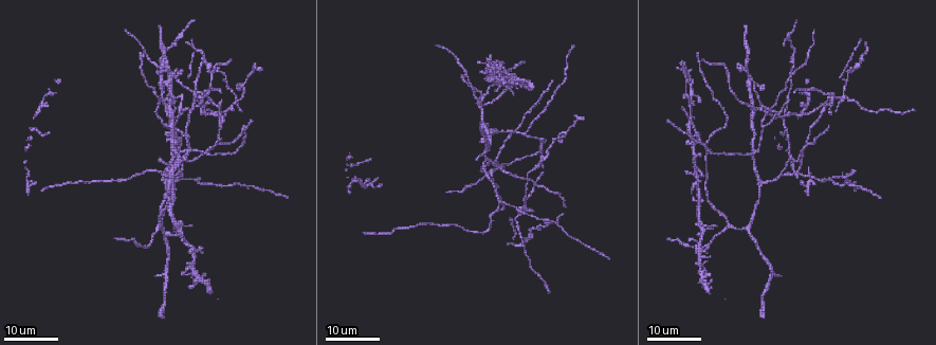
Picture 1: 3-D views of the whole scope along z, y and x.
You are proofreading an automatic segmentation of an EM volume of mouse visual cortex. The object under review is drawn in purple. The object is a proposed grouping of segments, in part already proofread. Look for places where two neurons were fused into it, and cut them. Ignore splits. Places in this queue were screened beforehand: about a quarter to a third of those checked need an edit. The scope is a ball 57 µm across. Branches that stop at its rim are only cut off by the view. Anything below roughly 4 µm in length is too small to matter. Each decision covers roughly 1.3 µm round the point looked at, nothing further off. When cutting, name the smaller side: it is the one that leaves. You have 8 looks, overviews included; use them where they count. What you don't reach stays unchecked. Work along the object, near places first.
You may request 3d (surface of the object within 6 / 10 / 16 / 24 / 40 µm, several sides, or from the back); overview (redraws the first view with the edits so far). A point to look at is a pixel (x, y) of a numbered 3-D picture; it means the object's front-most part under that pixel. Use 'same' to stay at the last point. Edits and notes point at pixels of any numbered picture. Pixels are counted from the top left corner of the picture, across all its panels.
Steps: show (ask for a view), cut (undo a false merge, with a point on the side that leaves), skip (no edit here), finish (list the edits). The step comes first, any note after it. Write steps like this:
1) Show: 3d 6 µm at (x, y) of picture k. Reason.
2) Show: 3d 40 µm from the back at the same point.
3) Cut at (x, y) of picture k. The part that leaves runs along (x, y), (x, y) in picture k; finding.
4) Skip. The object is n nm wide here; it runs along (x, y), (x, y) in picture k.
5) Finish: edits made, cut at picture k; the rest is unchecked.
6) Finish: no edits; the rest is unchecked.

Show: 3d 24 µm at (502, 201) of picture 1. Three arms meet.

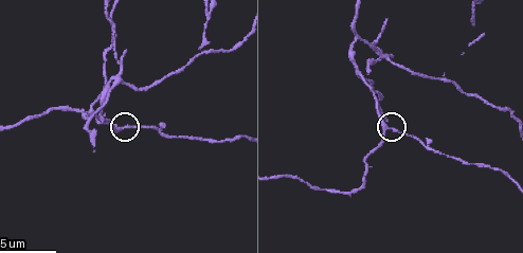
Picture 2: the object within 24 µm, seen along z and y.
Show: 3d 6 µm at (387, 127) of picture 2. Zoom in.

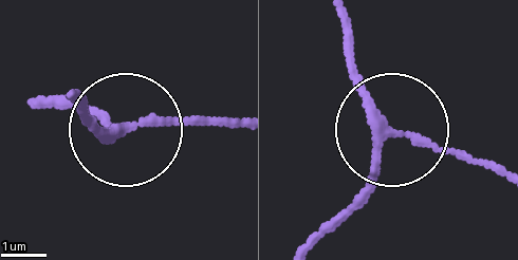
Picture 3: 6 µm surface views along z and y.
Skip. The object is 200 nm wide here; it runs along (356, 67), (387, 127), (501, 168) in picture 3; continuous, no second neuron.

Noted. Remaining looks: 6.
Show: 3d 16 µm at (500, 131) of picture 1. Three-way junction.

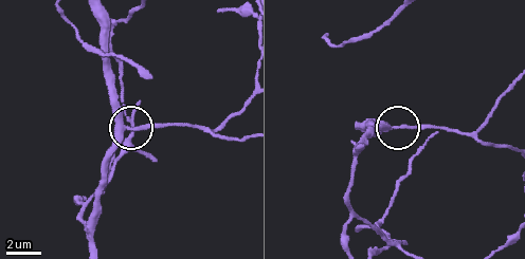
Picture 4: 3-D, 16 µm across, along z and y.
Show: 3d 6 µm at (124, 127) of picture 4. Closer look.

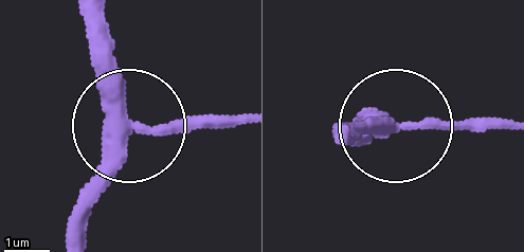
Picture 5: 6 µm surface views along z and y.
Skip. The object is 340 nm wide here; it runs along (88, 238), (96, 181), (126, 124), (104, 11) in picture 5; all the same neuron.

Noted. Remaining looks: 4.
Show: 3d 16 µm at (756, 153) of picture 1. Arms part here.

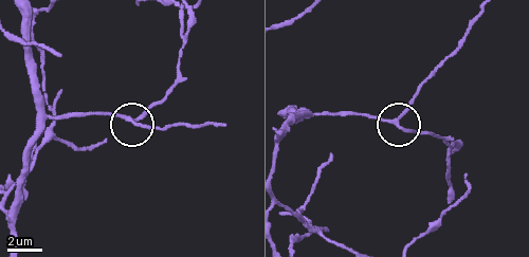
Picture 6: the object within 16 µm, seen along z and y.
Show: 3d 10 µm at (399, 124) of picture 6.

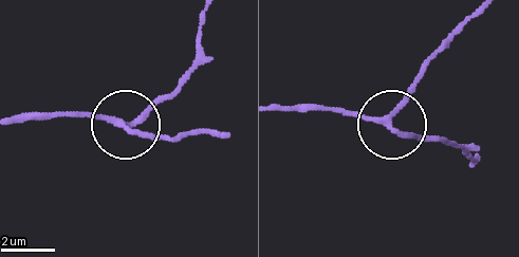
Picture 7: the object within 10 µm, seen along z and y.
Skip. It runs along (277, 110), (352, 110), (390, 120), (424, 71) in picture 7; one neuron here.

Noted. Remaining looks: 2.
Show: 3d 24 µm at (188, 143) of picture 1. Arms part here.

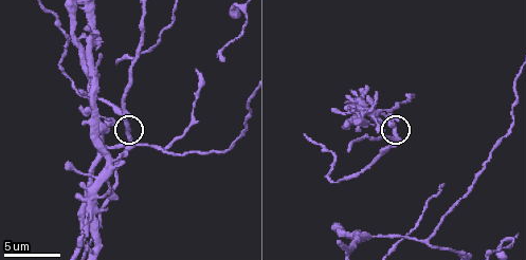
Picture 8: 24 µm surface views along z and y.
Show: 3d 10 µm at (393, 133) of picture 8.

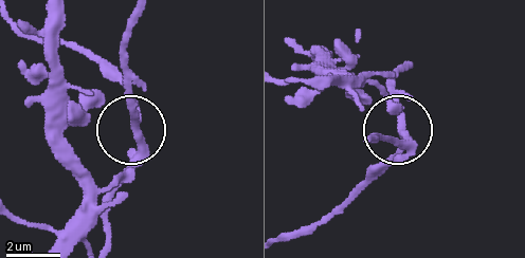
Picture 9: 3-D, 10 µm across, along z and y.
Skip. The side arm is 18 µm long; one neuron here.

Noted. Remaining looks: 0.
Finish: no edits; the rest is unchecked.

